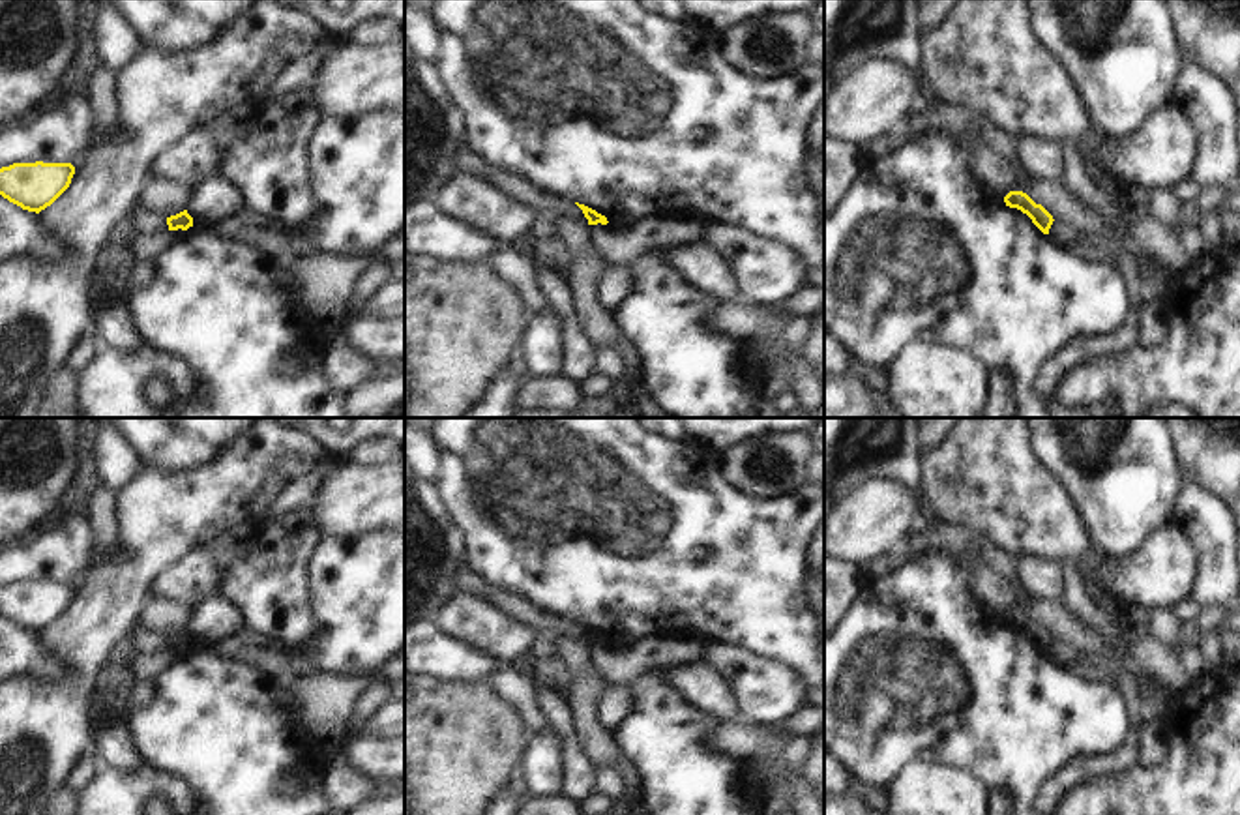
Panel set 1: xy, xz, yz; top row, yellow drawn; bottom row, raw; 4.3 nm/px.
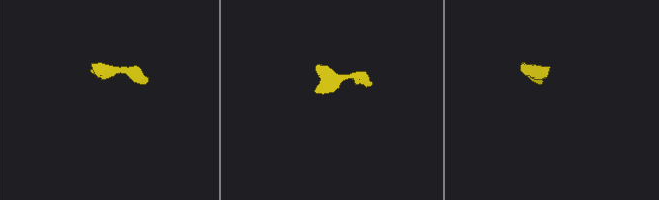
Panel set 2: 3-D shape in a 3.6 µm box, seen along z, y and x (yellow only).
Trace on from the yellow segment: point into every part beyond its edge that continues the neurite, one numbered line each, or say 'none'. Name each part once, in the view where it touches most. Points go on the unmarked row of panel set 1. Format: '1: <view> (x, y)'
none

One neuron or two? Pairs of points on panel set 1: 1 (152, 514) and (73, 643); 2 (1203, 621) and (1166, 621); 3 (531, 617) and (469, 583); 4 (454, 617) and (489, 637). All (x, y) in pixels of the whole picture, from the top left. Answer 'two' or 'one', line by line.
1: one
2: two
3: one
4: one

